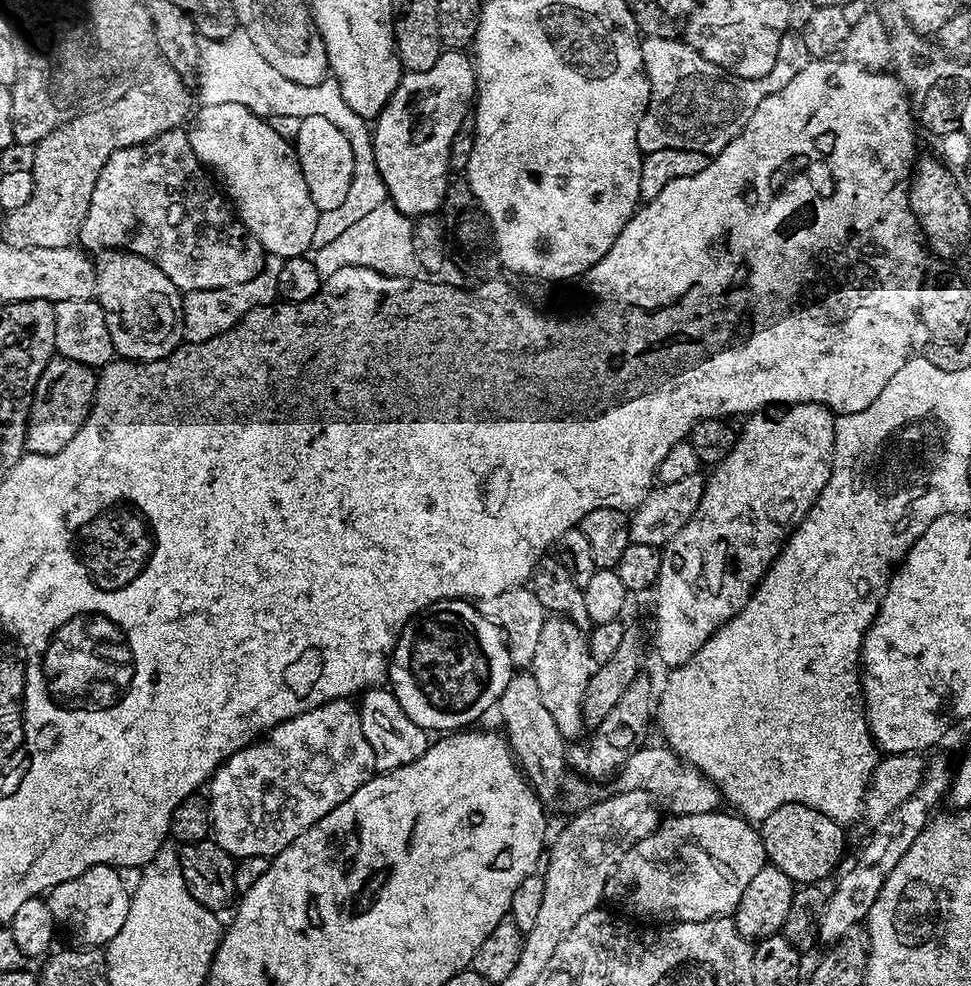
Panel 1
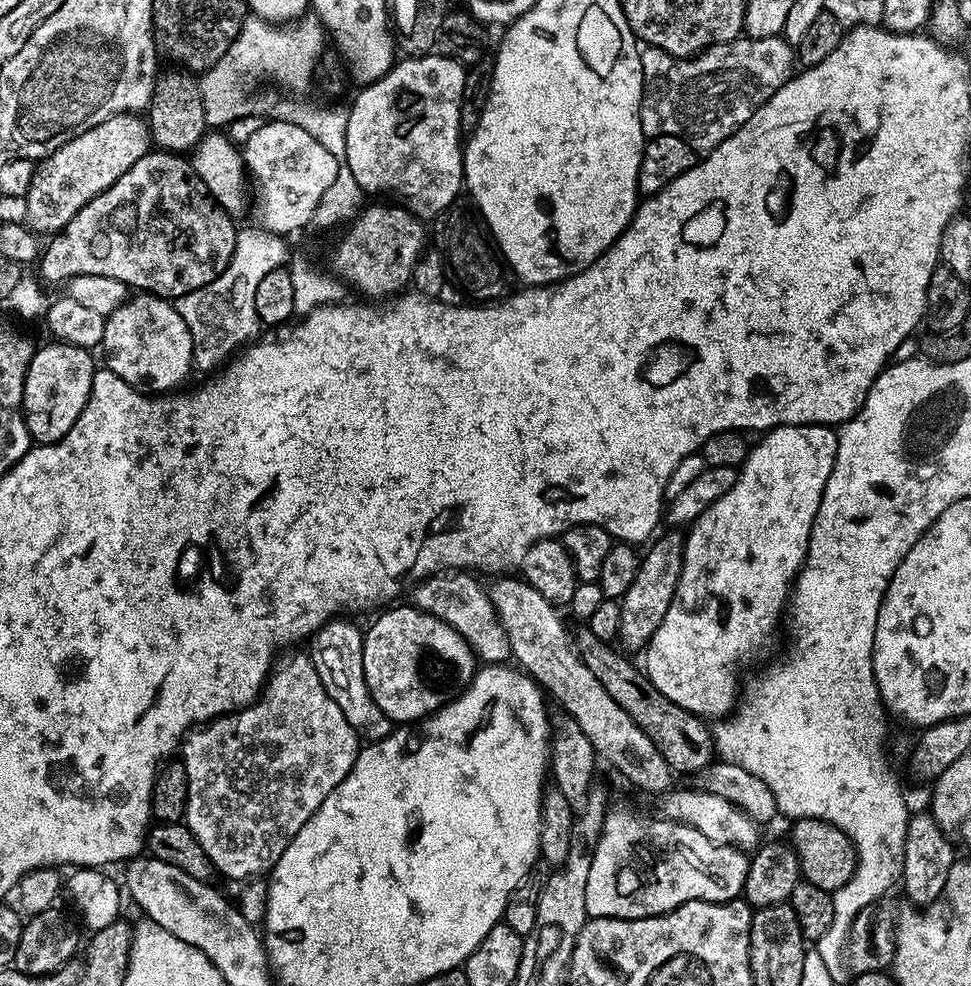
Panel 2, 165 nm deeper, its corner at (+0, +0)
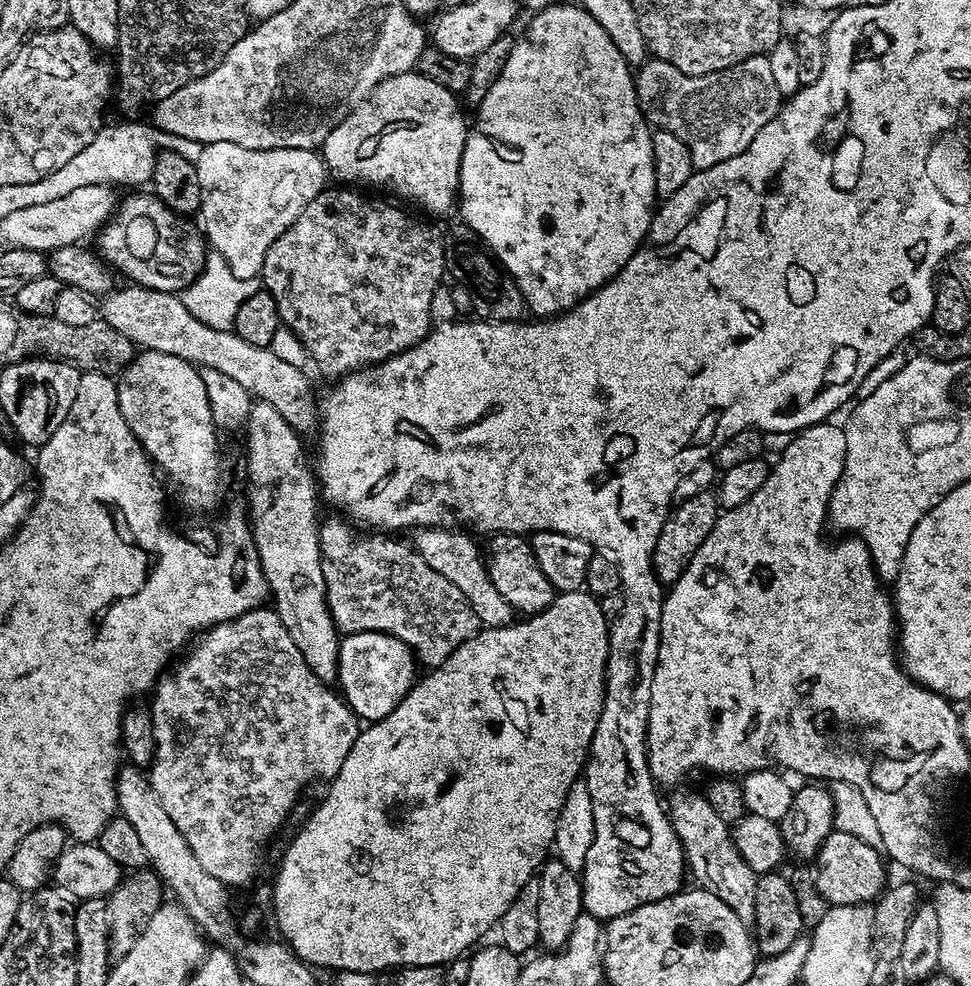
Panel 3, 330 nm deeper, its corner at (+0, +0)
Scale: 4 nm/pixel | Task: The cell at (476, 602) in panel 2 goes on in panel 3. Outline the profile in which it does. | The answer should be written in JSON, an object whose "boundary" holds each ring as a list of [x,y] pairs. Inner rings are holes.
{"boundary":[[[332,514],[328,521],[320,524],[320,557],[328,590],[328,606],[341,633],[385,632],[409,644],[421,665],[435,666],[446,662],[448,655],[458,650],[462,642],[481,631],[478,614],[474,614],[466,594],[462,594],[450,578],[442,578],[434,566],[417,554],[411,543],[403,544],[400,538],[376,530],[361,530],[355,523],[345,522],[339,515]]]}

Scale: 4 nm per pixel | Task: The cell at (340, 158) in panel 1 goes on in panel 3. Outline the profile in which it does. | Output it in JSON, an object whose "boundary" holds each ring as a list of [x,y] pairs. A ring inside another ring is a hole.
{"boundary":[[[214,142],[213,144],[205,144],[199,149],[200,157],[195,157],[194,163],[198,172],[200,208],[199,215],[204,215],[204,226],[208,230],[206,232],[207,241],[215,251],[220,253],[221,258],[227,261],[230,270],[238,278],[243,280],[253,280],[259,277],[264,270],[264,259],[270,250],[270,246],[274,246],[274,242],[283,234],[283,232],[292,225],[298,218],[298,214],[302,214],[302,210],[306,210],[306,206],[315,198],[319,192],[324,191],[326,181],[324,181],[324,172],[326,176],[326,165],[319,155],[310,148],[274,148],[272,150],[256,150],[240,146],[238,142]]]}

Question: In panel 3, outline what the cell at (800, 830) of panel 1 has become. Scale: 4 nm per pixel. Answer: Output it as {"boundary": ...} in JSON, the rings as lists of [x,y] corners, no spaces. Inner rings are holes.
{"boundary":[[[833,830],[826,842],[822,842],[814,861],[816,881],[818,890],[822,890],[822,898],[826,898],[832,906],[871,905],[886,888],[883,859],[885,860],[885,857],[880,848],[862,842],[862,838],[854,838],[854,834]]]}

